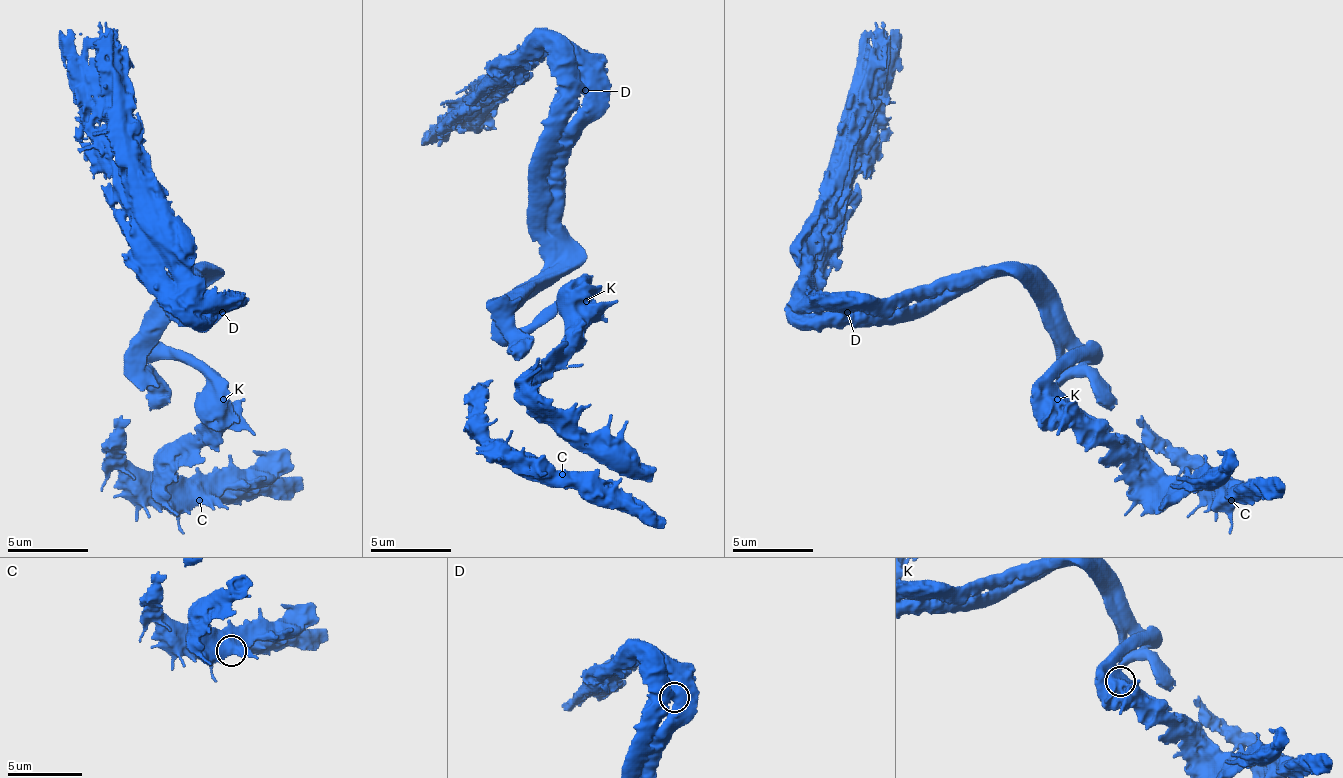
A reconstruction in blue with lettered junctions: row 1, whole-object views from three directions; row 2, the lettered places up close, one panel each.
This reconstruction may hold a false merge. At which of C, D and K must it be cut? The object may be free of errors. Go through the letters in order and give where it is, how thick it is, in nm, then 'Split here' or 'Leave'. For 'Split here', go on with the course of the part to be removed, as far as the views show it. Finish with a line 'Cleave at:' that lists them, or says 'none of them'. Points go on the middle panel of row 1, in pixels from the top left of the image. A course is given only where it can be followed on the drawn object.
C: Place: (562, 474). Thickness 900 nm. Leave
D: Place: (585, 90). Thickness 950 nm. Leave
K: Place: (586, 301). Thickness 1000 nm. Leave
Cleave at: none of them

